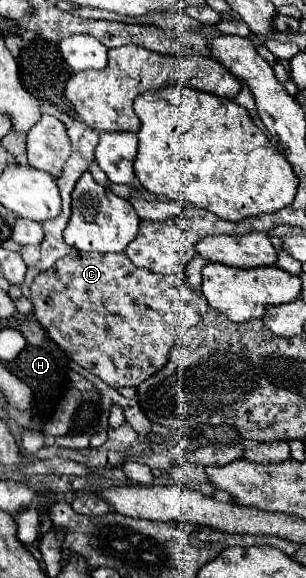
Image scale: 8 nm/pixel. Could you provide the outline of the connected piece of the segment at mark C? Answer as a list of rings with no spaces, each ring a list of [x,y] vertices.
[[[78,253],[76,257],[62,257],[34,279],[30,299],[36,319],[48,331],[50,339],[70,359],[114,389],[138,387],[146,377],[158,373],[158,369],[170,361],[170,349],[174,349],[176,339],[188,327],[196,325],[202,319],[202,313],[208,311],[206,299],[192,291],[182,275],[156,275],[138,269],[124,257],[124,253]]]

